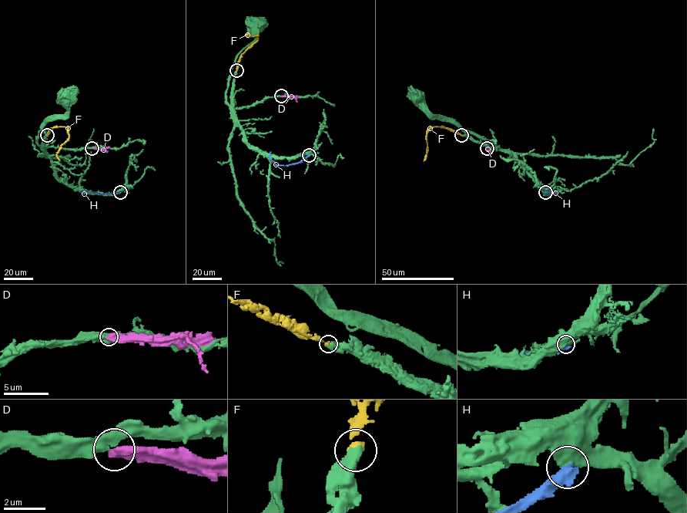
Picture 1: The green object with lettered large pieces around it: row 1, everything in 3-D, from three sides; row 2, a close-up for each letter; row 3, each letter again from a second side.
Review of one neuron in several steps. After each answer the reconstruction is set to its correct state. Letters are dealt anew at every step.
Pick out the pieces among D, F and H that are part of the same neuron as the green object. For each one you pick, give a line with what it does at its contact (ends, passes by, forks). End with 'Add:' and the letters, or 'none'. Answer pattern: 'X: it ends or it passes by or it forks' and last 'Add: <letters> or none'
F: it ends
Add: F

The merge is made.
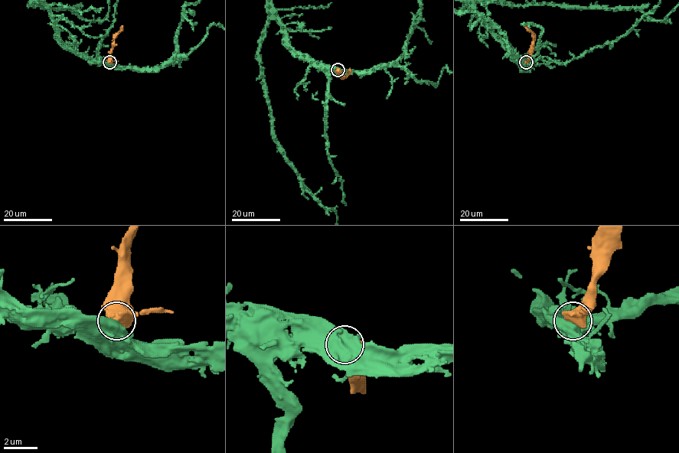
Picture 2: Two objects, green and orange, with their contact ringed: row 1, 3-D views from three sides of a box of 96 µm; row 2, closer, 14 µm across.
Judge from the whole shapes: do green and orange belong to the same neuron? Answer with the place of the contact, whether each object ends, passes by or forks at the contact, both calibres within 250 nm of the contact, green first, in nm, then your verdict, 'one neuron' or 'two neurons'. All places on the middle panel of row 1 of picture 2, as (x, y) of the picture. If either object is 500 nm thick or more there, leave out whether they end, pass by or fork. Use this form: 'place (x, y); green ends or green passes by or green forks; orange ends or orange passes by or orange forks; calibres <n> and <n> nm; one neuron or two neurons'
place (337, 70); calibres 800 and 800 nm; two neurons

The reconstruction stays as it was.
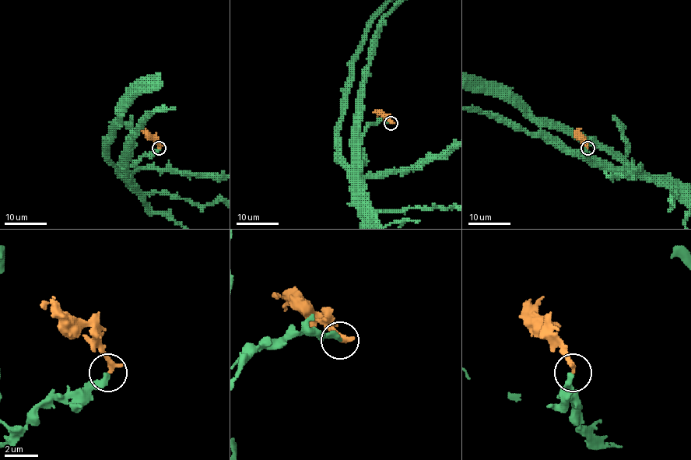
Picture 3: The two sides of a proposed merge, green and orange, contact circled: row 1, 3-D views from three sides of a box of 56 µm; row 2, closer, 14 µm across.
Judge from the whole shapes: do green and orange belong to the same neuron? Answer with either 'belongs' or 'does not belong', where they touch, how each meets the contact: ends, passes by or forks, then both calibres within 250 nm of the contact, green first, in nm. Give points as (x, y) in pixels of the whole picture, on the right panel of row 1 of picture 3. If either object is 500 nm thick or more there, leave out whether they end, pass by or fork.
belongs; at (587, 148); green ends there; orange ends there; 320 nm thick on the green side, 320 nm on the other

